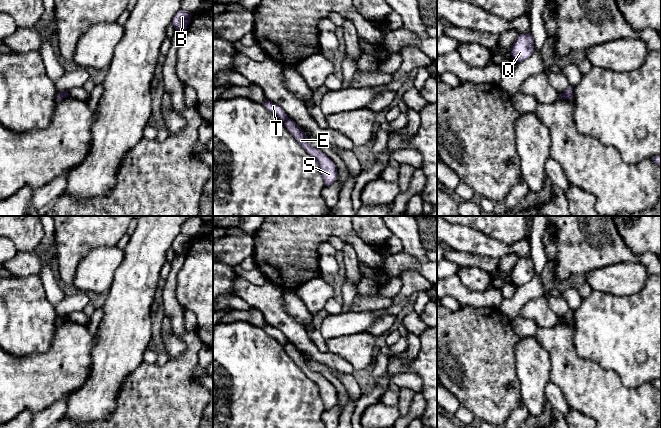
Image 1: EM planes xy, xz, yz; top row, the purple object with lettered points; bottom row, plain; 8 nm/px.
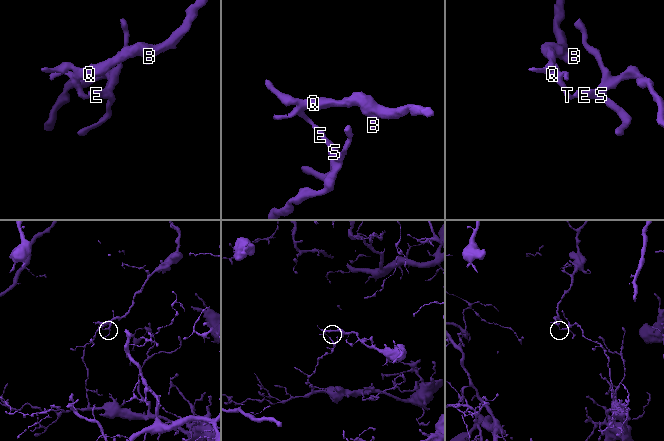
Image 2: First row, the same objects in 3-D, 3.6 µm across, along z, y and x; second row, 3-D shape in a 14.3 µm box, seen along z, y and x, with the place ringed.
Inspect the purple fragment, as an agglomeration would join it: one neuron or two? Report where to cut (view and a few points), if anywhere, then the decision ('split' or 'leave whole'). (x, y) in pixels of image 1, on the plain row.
cut xz (288, 342), (284, 345); split

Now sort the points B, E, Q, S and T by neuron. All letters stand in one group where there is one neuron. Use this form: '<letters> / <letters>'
B Q T / E S

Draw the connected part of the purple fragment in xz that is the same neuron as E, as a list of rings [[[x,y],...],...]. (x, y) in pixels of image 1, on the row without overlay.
[[[288,342],[286,345],[284,345],[284,347],[285,351],[289,354],[297,366],[318,386],[324,408],[326,410],[332,409],[338,401],[335,387],[320,373],[310,369],[310,367],[307,365],[306,358],[295,345]]]

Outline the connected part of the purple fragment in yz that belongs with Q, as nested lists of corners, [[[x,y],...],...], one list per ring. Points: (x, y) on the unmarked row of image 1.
[[[530,257],[519,258],[511,272],[512,282],[517,286],[528,283],[534,276],[534,263]]]

